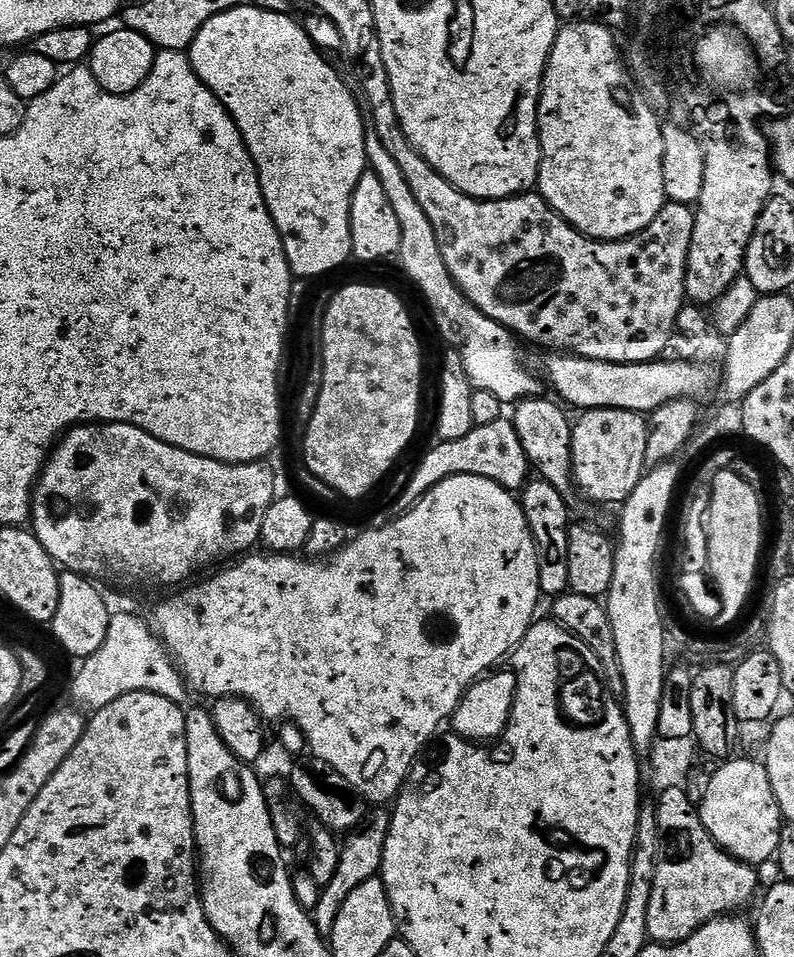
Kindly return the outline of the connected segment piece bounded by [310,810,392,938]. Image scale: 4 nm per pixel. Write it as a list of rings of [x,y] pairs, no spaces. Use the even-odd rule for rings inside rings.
[[[376,810],[367,818],[360,821],[360,825],[343,837],[340,857],[338,858],[338,870],[334,873],[334,879],[330,886],[320,889],[320,897],[315,909],[310,912],[314,926],[320,931],[320,935],[331,937],[334,930],[334,922],[338,918],[338,910],[342,910],[342,902],[362,886],[362,882],[375,880],[381,875],[384,867],[384,847],[388,837],[388,827],[392,821],[391,815],[384,810]]]

